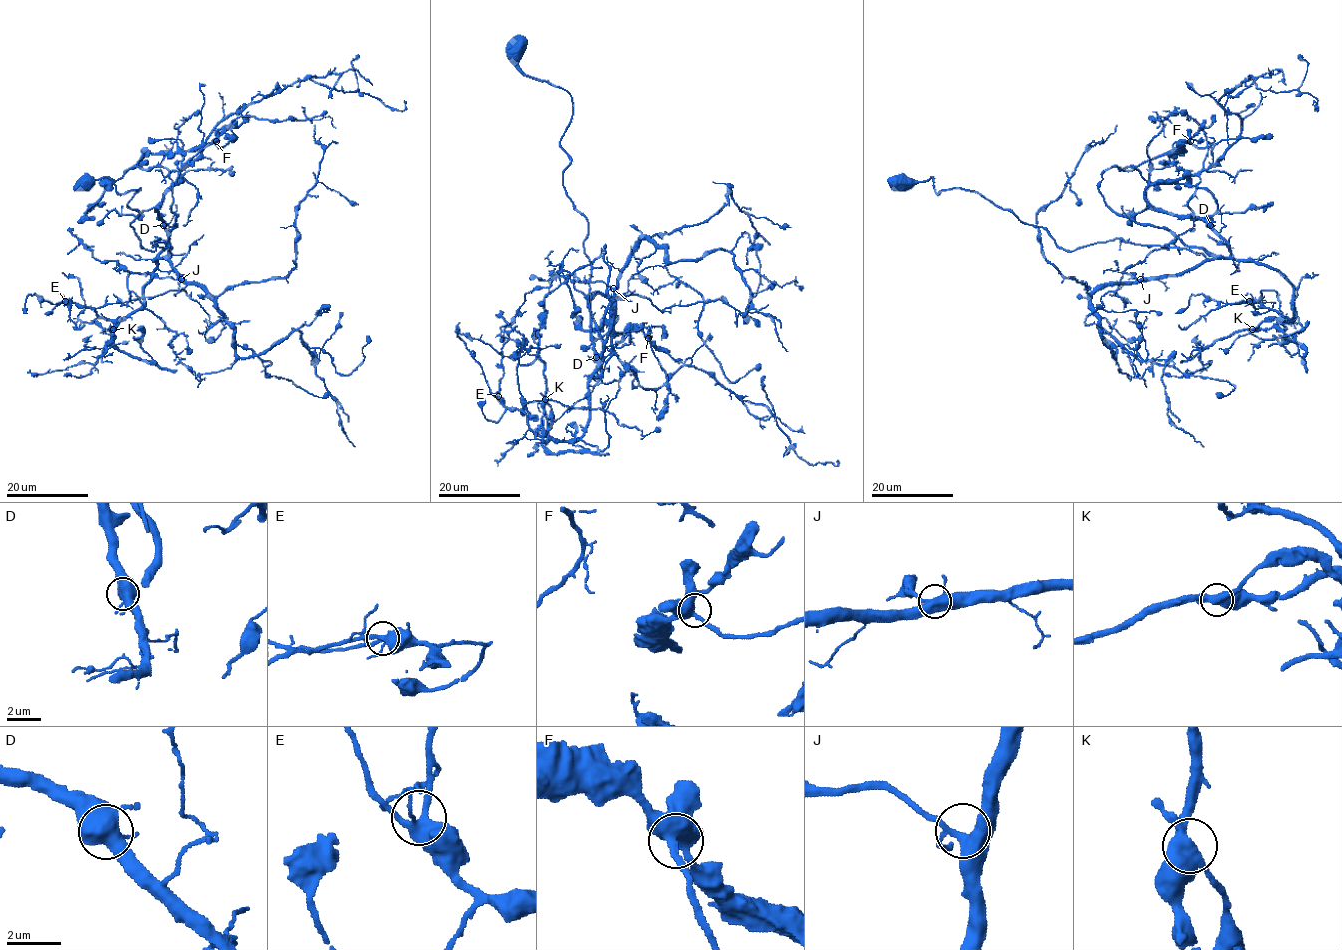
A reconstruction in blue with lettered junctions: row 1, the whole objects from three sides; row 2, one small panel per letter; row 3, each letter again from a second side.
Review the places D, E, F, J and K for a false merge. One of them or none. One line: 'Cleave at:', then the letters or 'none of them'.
Cleave at: K

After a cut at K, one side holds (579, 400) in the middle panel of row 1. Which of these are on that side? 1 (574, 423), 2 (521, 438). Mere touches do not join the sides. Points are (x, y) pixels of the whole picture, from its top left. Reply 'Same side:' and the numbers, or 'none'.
Same side: 2

